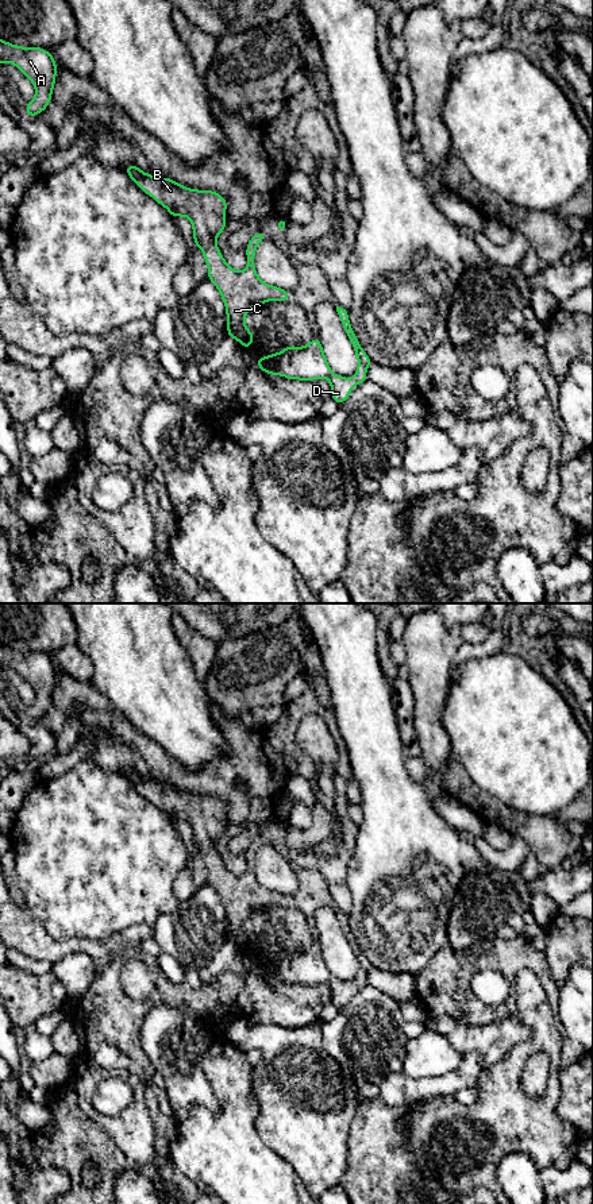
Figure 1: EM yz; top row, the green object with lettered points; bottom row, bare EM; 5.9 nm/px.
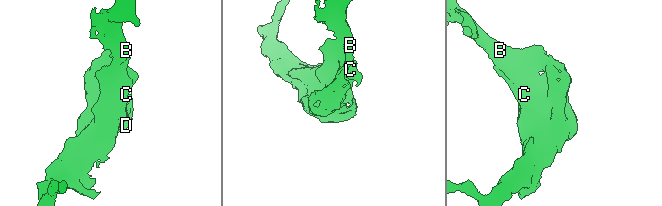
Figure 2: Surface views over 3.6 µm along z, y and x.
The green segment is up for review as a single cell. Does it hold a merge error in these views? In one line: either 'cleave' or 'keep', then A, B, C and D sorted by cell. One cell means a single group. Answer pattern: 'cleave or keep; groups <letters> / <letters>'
keep; groups A B C D

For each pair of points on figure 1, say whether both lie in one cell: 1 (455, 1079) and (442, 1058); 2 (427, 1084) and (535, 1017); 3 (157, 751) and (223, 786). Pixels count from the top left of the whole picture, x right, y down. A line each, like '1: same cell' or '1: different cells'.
1: different cells
2: different cells
3: same cell

